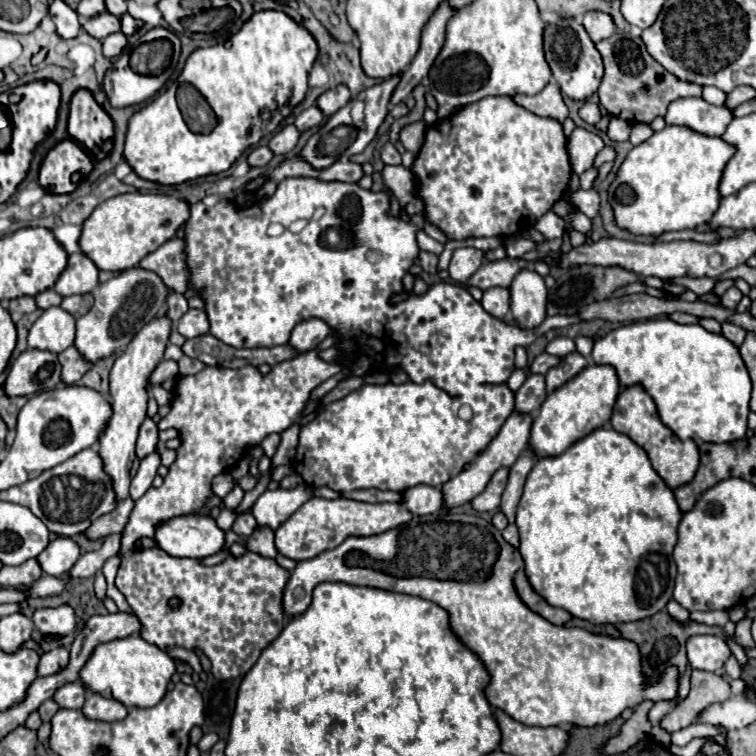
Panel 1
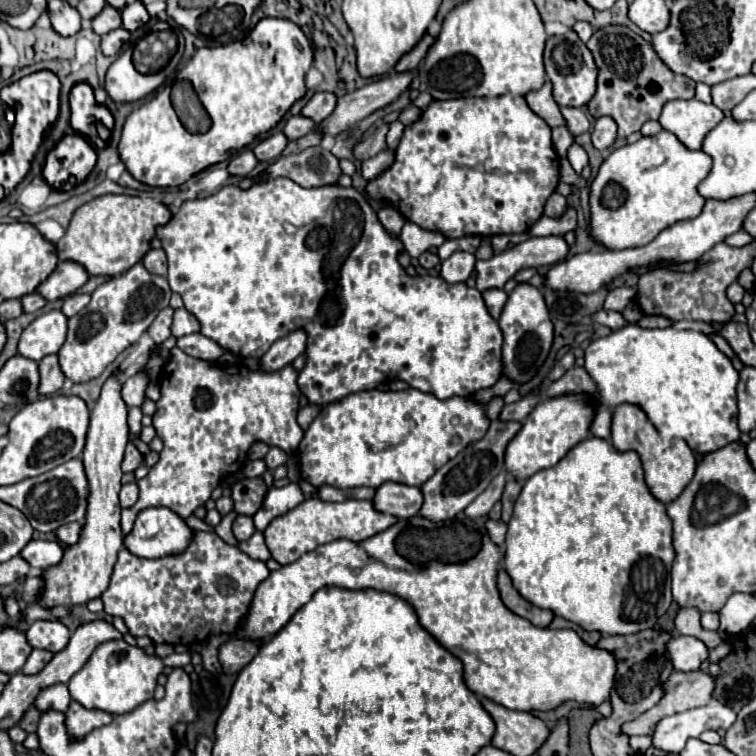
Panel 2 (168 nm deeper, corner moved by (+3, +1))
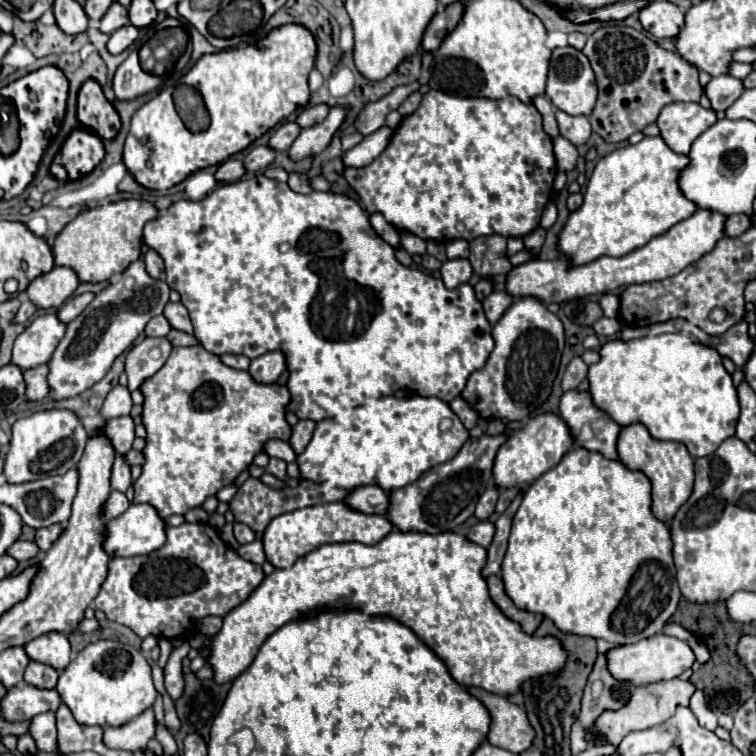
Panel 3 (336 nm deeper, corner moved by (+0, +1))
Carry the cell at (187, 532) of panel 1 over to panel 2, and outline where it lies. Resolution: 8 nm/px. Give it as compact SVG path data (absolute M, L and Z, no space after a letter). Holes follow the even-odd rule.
M169 508L141 510L137 522L123 544L141 558L165 558L181 554L193 540L193 528Z

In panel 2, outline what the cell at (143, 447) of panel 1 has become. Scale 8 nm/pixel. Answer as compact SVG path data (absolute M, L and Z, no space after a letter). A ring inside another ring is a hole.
M129 442L127 444L127 450L125 450L125 460L123 460L123 472L133 472L133 470L137 470L139 466L143 464L143 456L141 456L141 452L137 450L137 446L133 444L133 442Z

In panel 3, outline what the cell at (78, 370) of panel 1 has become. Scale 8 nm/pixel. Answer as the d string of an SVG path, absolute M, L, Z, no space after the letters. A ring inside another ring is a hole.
M38 366L36 370L26 370L24 372L24 384L26 384L26 400L30 402L38 402L42 398L46 398L48 394L48 366Z

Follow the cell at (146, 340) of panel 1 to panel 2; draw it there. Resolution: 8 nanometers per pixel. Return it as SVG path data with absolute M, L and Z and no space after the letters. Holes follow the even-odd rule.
M113 372L103 388L101 396L91 412L89 432L87 432L87 444L83 450L83 462L85 472L89 478L89 510L85 516L85 524L81 530L81 540L77 546L65 548L65 558L61 560L61 566L53 566L43 572L45 578L45 590L41 594L39 604L43 608L51 606L73 606L73 604L85 604L93 598L99 598L109 586L109 578L113 572L113 564L117 562L117 554L123 548L123 534L119 528L121 518L121 506L119 506L119 490L121 490L121 462L125 454L125 446L129 442L129 406L125 404L121 396L121 372Z

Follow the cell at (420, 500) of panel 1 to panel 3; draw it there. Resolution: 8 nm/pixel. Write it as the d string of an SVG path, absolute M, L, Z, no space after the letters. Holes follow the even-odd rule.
M358 486L350 490L350 494L344 498L344 504L352 510L360 510L362 514L384 514L388 498L378 486Z

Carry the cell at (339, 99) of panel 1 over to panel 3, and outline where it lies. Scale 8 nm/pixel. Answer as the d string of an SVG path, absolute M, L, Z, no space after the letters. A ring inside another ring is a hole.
M316 104L316 106L308 106L308 108L304 108L302 112L300 112L300 116L296 118L296 124L300 126L300 128L308 128L308 126L314 126L314 124L320 124L324 118L326 118L326 114L328 114L328 106L326 104Z

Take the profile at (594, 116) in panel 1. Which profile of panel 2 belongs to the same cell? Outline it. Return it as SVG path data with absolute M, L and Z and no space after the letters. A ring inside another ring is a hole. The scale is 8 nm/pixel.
M561 108L561 112L563 112L563 116L565 116L565 120L567 120L567 128L569 128L569 132L571 132L573 136L583 134L583 132L589 130L591 122L589 122L587 114L585 114L581 108Z

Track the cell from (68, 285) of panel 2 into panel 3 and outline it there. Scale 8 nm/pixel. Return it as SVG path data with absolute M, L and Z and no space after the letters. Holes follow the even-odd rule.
M56 266L50 272L34 278L26 288L26 296L36 308L58 308L74 294L78 284L78 276L72 268Z

